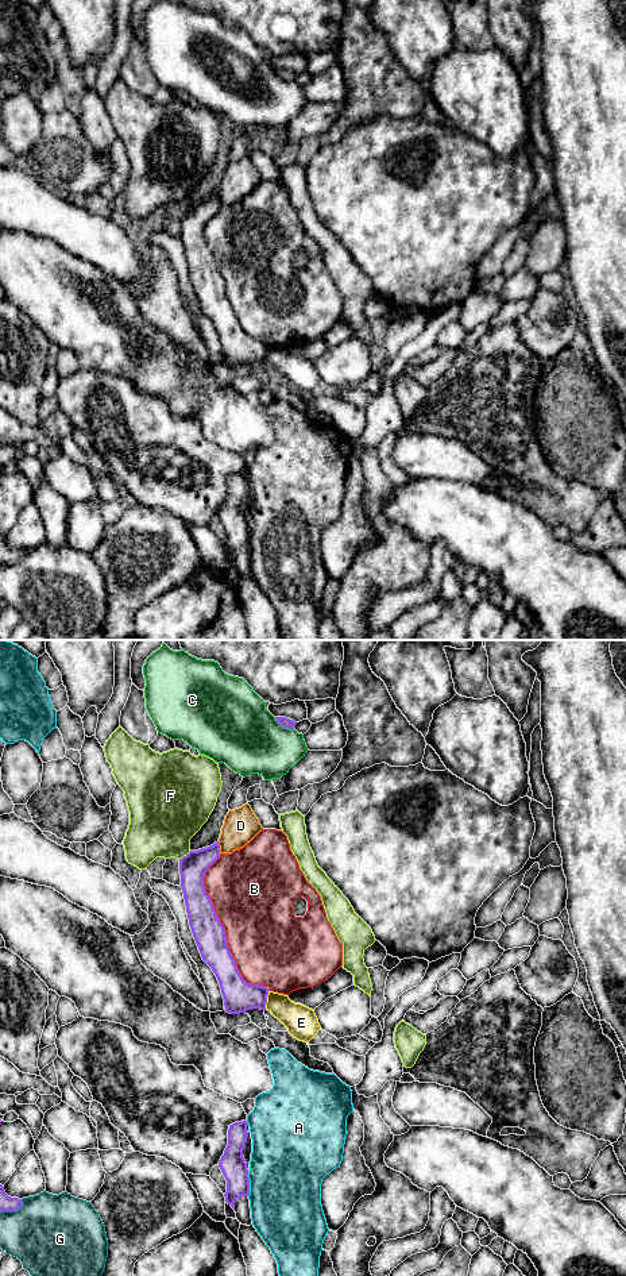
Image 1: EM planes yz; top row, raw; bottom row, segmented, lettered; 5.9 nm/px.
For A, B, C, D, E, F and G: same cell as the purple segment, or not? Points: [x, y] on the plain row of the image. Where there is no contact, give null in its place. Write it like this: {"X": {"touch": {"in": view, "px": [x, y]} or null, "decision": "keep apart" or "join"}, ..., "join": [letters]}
{"A": {"touch": {"in": "yz", "px": [248, 535]}, "decision": "keep apart"}, "B": {"touch": {"in": "yz", "px": [223, 281]}, "decision": "keep apart"}, "C": {"touch": {"in": "yz", "px": [283, 78]}, "decision": "keep apart"}, "D": {"touch": {"in": "yz", "px": [219, 200]}, "decision": "keep apart"}, "E": {"touch": {"in": "yz", "px": [266, 351]}, "decision": "keep apart"}, "F": {"touch": {"in": "yz", "px": [184, 208]}, "decision": "keep apart"}, "G": {"touch": {"in": "yz", "px": [14, 562]}, "decision": "keep apart"}, "join": []}

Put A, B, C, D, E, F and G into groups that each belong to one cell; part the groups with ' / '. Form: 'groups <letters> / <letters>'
groups A / B / C / D / E / F / G

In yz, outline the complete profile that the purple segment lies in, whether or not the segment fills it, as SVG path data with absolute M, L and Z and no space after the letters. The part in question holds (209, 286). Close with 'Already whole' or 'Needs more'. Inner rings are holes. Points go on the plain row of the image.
M217 193L210 198L190 203L179 211L181 240L189 277L202 312L212 320L219 332L225 363L240 366L251 361L266 362L270 342L260 336L248 336L241 329L227 297L224 278L205 243L205 224L220 207Z. Already whole

